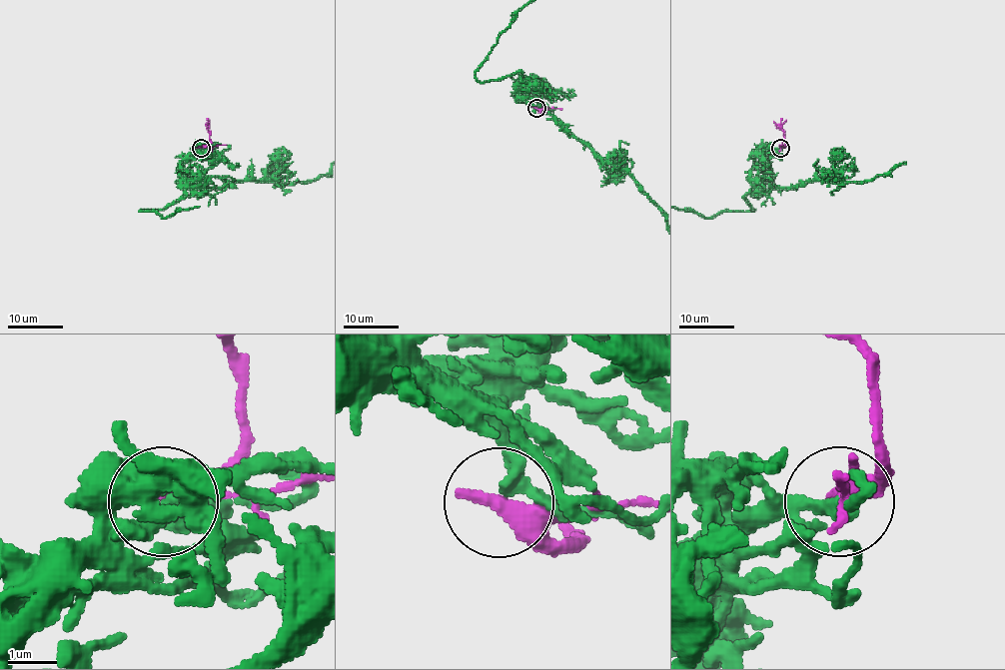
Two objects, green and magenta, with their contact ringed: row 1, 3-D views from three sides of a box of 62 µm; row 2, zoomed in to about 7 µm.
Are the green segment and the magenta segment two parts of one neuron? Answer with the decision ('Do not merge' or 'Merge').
Do not merge

